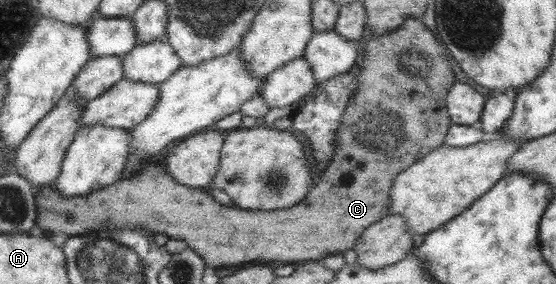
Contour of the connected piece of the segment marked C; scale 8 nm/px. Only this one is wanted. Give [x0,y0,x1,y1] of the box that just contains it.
[37,18,454,267]

